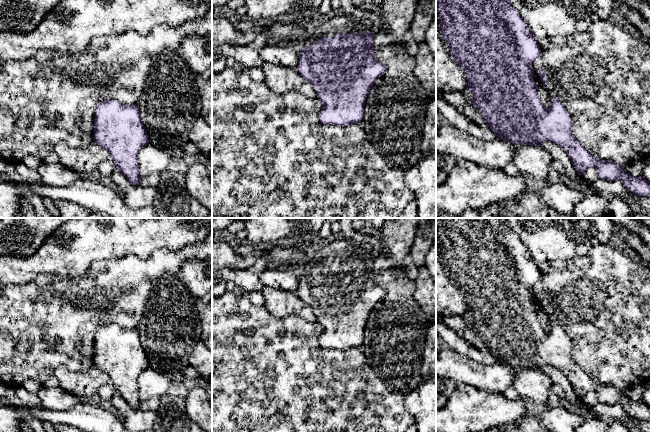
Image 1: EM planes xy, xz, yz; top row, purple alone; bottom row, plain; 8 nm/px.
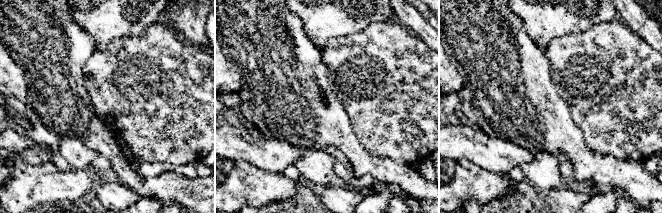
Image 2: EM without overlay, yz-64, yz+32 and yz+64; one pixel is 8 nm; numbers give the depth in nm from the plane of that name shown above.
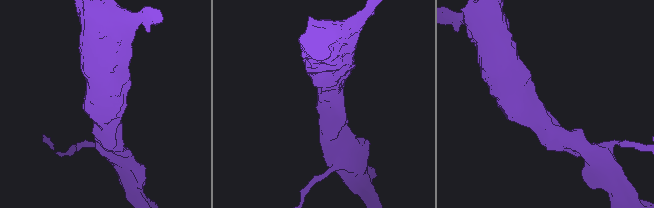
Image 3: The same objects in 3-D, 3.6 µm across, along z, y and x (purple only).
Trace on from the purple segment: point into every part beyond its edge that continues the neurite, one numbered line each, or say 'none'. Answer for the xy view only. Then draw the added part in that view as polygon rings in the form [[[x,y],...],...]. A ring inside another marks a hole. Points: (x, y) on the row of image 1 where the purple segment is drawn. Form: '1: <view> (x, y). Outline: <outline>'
none

